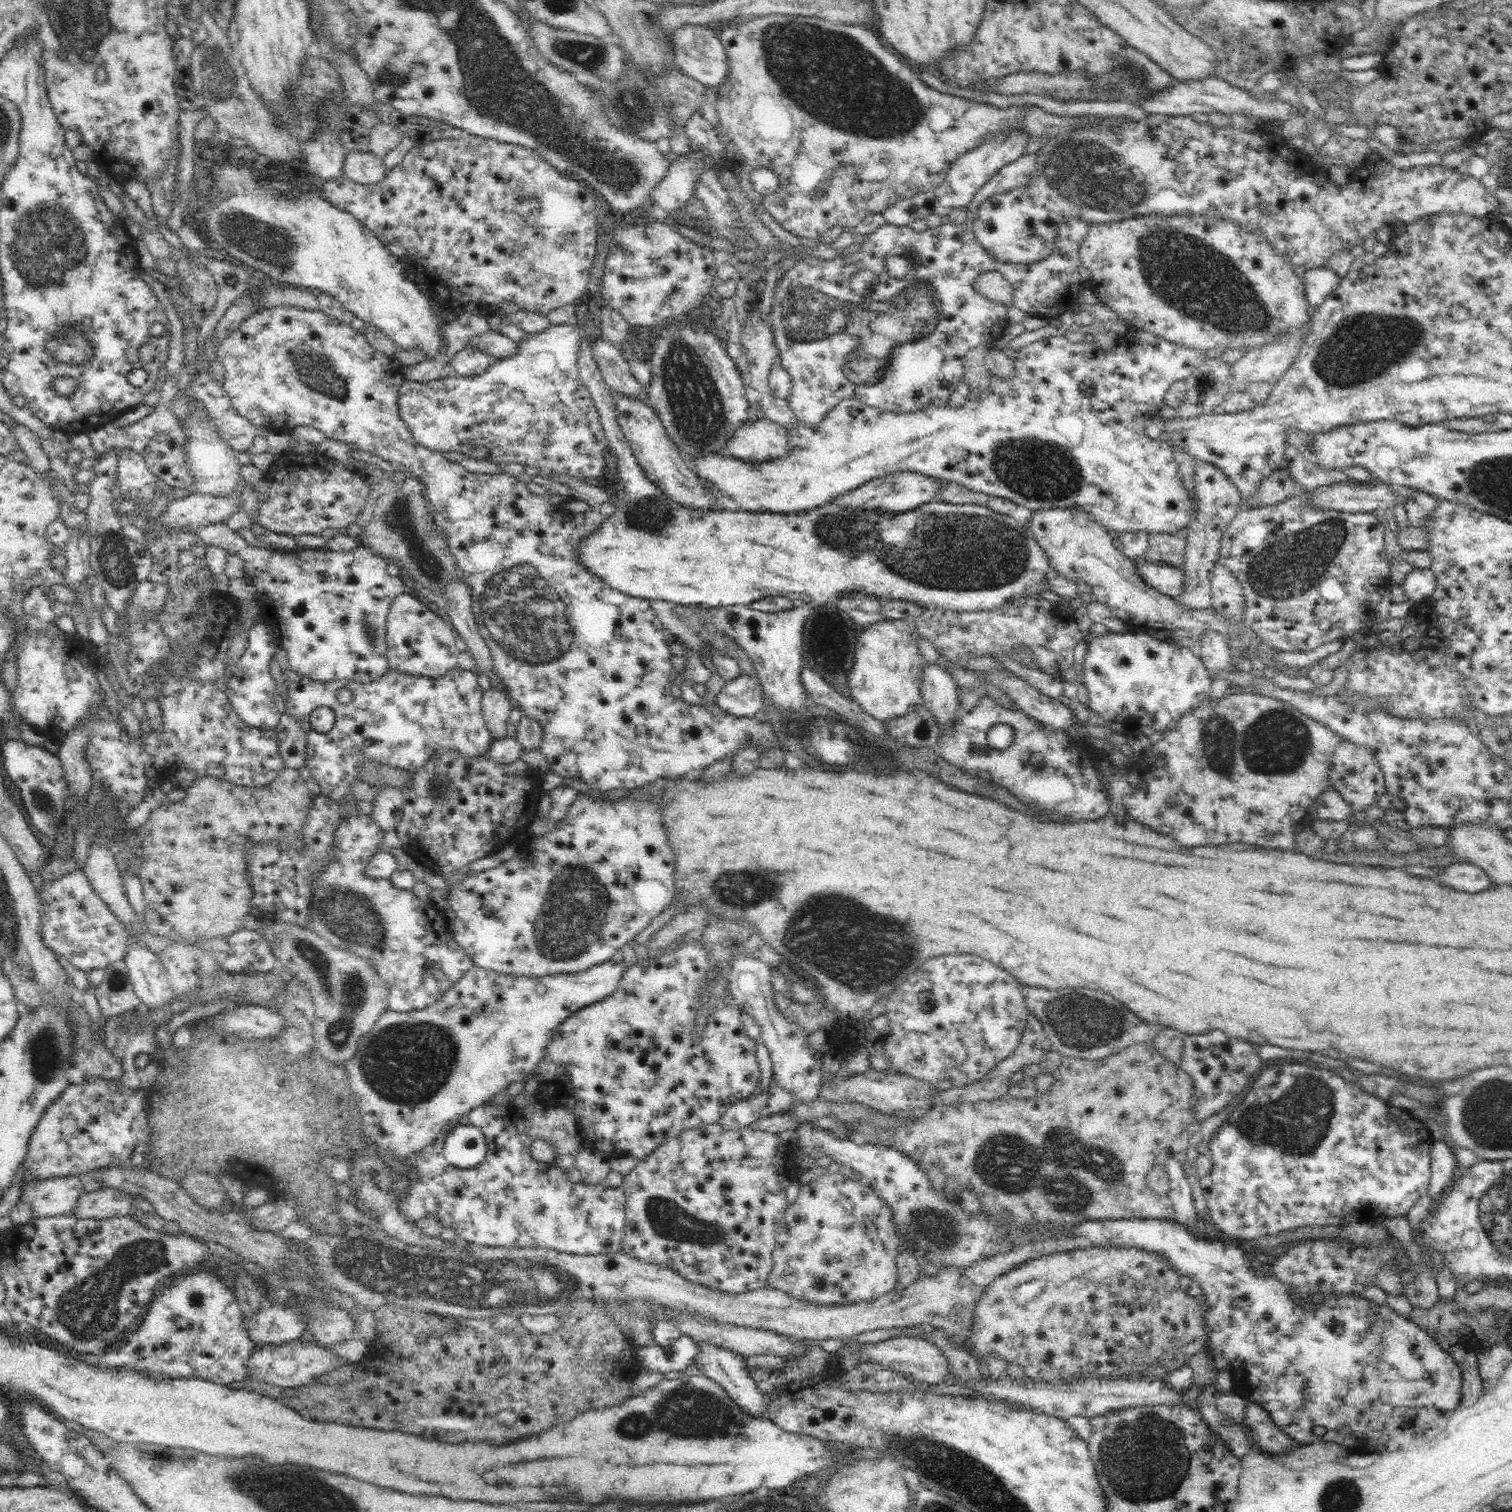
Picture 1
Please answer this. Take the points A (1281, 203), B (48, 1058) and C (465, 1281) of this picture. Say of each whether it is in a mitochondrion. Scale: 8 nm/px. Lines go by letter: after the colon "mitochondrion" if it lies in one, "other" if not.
A: other
B: mitochondrion
C: mitochondrion

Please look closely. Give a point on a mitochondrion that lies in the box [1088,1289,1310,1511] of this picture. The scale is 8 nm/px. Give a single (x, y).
(1148, 1456)

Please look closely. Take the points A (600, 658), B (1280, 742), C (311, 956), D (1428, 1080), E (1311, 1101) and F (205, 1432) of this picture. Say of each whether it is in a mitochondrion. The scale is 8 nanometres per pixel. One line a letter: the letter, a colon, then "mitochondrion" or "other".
A: other
B: mitochondrion
C: mitochondrion
D: other
E: mitochondrion
F: other

